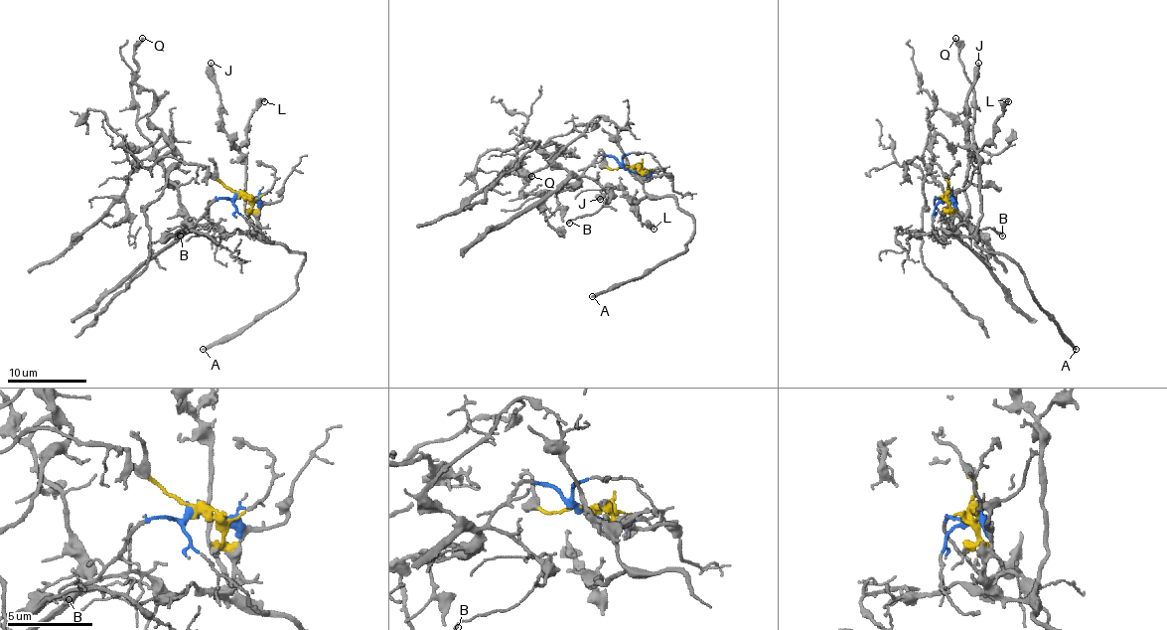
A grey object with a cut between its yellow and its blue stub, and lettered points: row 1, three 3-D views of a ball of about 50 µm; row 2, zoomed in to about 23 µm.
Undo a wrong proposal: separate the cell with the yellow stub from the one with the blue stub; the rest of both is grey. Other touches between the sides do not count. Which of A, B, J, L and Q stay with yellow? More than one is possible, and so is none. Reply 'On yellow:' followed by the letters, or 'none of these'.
On yellow: A, J, L

